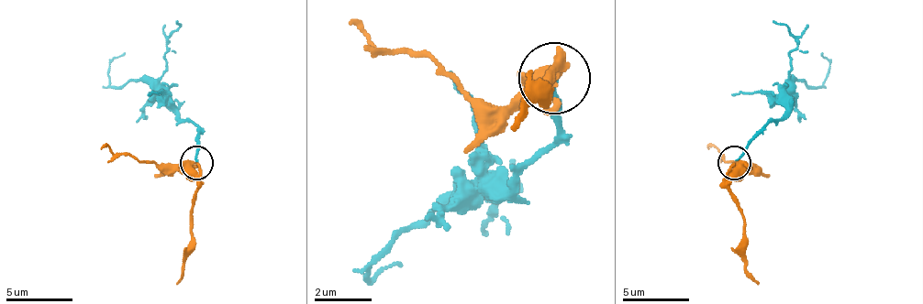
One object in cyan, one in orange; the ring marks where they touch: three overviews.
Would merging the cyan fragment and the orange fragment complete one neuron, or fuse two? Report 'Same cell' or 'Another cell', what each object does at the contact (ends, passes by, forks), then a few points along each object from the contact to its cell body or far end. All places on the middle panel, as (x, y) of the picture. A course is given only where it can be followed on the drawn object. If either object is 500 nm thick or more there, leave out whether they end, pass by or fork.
Same cell. At the ring cyan ends. At the ring orange ends. Course of cyan: (552, 80), (560, 136), (509, 186), (460, 186), (430, 208), (366, 272), (366, 279), (402, 265). Course of orange: (552, 80), (552, 65), (545, 101), (530, 101), (509, 129)

